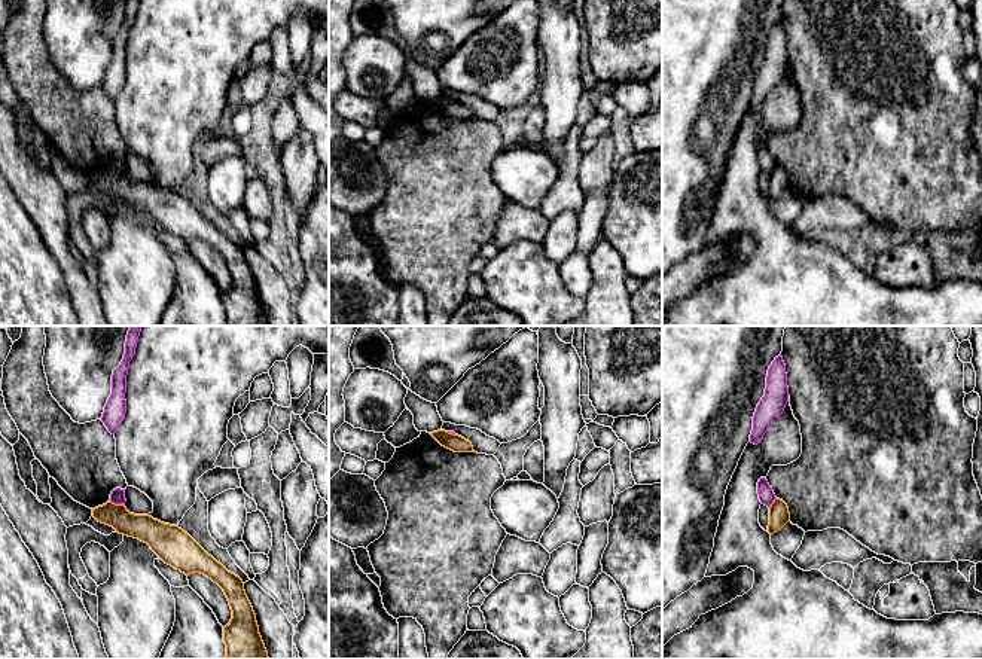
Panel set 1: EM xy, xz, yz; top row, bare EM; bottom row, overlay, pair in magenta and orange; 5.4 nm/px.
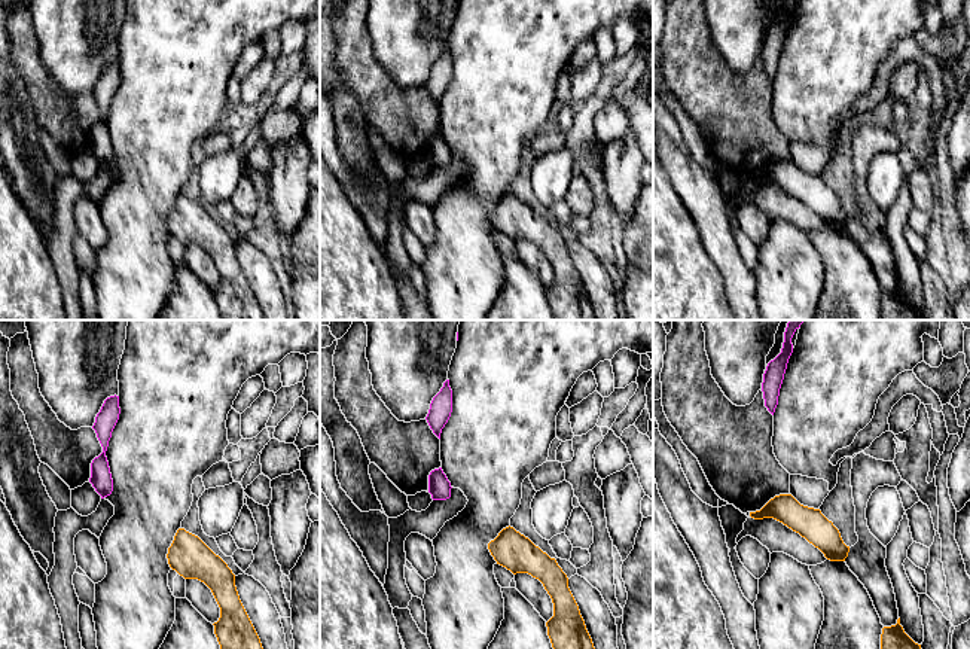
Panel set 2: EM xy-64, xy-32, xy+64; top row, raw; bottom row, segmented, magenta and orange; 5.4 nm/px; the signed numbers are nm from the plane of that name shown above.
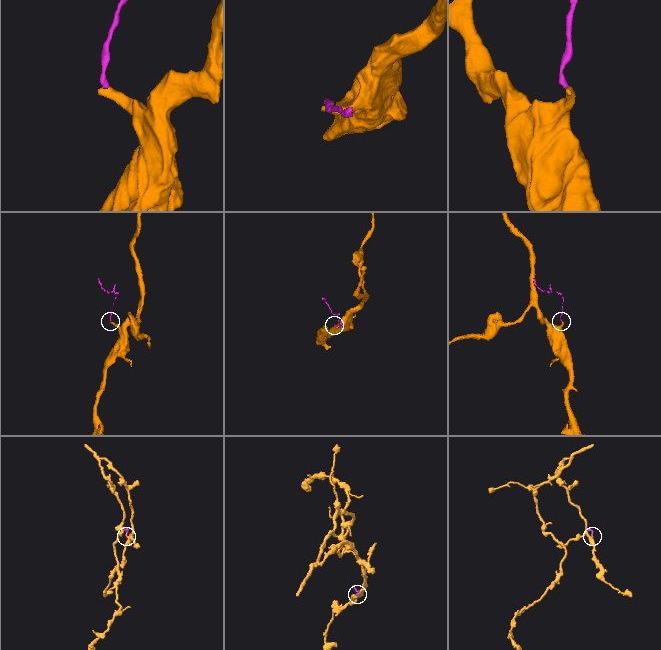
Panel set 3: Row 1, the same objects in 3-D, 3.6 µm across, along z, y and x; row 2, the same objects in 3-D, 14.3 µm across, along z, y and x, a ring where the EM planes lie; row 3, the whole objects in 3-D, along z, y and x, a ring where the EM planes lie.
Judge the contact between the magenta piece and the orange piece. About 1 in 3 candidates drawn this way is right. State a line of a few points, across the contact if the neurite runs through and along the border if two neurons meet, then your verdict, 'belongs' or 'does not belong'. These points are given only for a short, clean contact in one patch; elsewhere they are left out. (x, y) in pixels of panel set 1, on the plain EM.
xy (110, 167), (124, 171) | does not belong

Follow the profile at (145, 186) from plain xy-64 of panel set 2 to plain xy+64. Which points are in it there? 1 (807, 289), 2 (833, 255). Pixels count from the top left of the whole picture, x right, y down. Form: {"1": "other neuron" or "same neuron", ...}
{"1": "same neuron", "2": "other neuron"}

